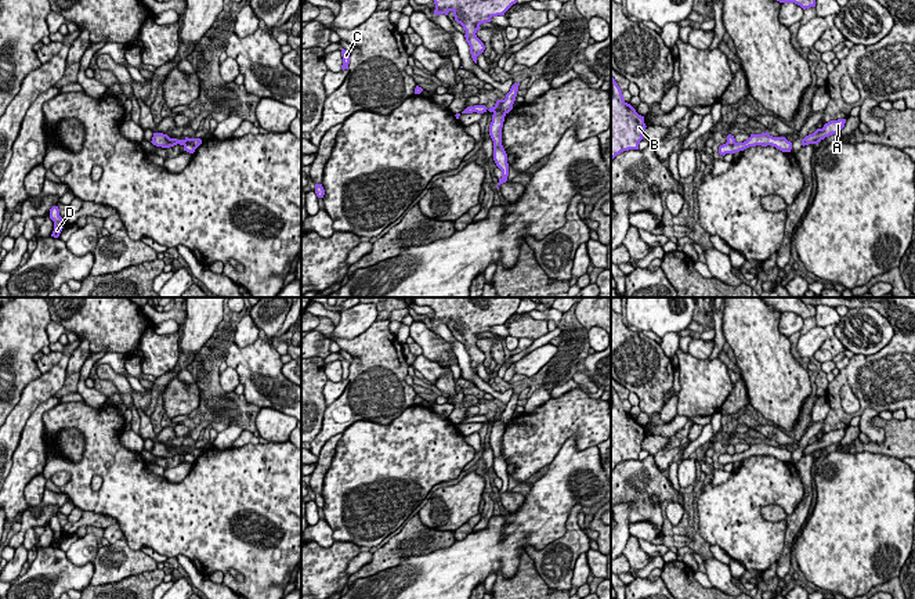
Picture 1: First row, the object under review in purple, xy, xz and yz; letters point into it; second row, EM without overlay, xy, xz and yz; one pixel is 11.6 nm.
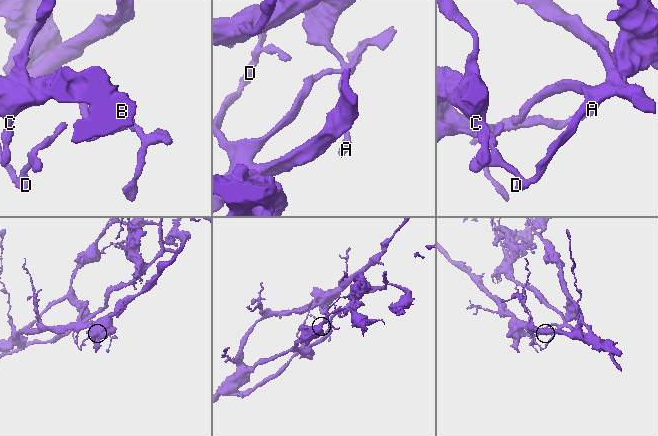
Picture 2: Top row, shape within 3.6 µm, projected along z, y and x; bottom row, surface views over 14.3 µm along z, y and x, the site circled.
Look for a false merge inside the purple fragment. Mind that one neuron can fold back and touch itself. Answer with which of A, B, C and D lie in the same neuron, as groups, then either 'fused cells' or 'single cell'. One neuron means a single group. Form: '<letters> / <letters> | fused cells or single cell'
A B C / D | fused cells

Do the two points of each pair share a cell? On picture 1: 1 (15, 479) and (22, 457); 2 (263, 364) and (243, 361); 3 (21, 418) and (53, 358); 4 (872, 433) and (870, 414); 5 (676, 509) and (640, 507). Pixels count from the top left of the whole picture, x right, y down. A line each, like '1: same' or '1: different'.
1: same
2: same
3: different
4: same
5: different

